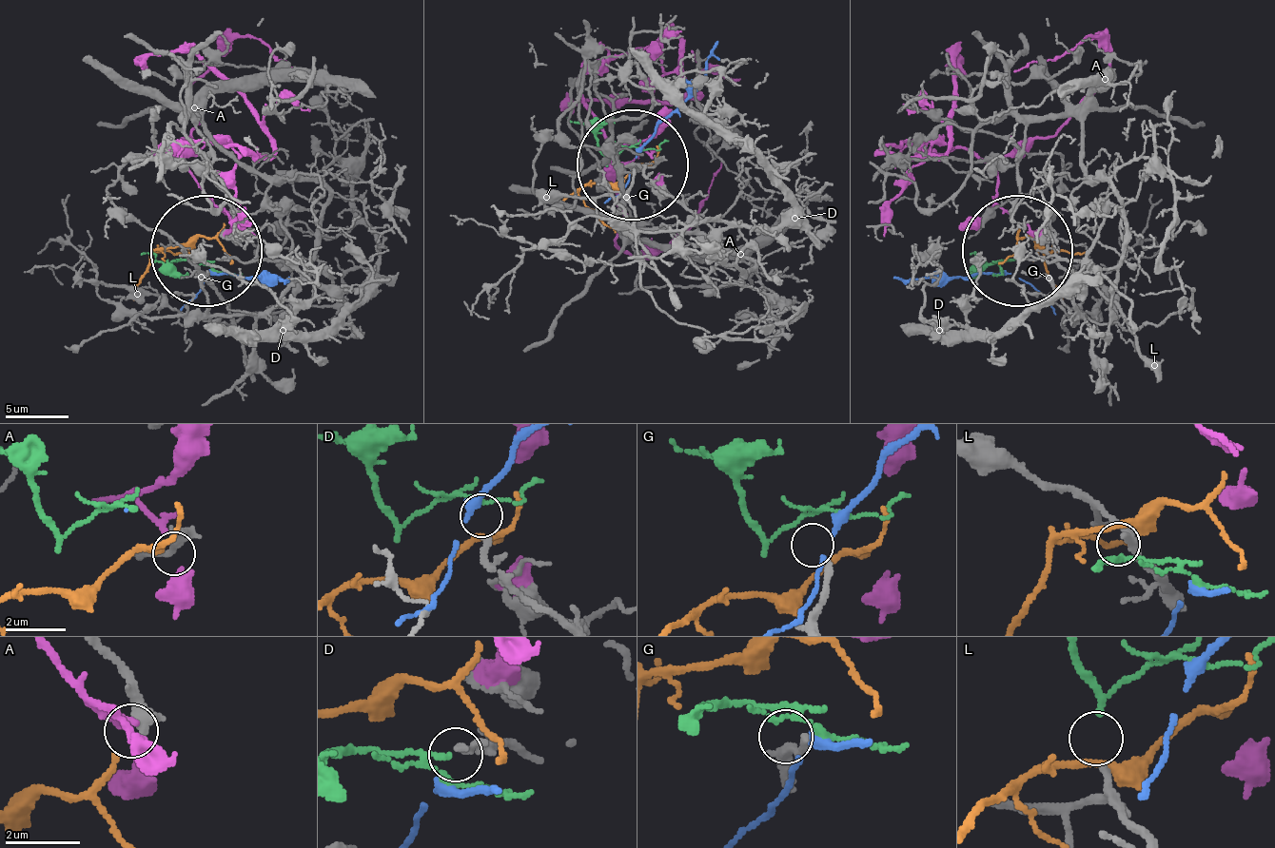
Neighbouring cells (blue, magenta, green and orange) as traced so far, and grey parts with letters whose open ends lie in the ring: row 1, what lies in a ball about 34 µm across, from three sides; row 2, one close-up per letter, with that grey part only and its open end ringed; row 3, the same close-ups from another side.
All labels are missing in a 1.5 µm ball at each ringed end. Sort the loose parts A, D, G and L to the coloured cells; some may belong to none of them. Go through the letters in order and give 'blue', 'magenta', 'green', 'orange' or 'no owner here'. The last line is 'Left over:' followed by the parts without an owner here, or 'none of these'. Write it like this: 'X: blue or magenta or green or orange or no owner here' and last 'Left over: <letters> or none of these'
A: orange
D: no owner here
G: no owner here
L: green
Left over: D, G

